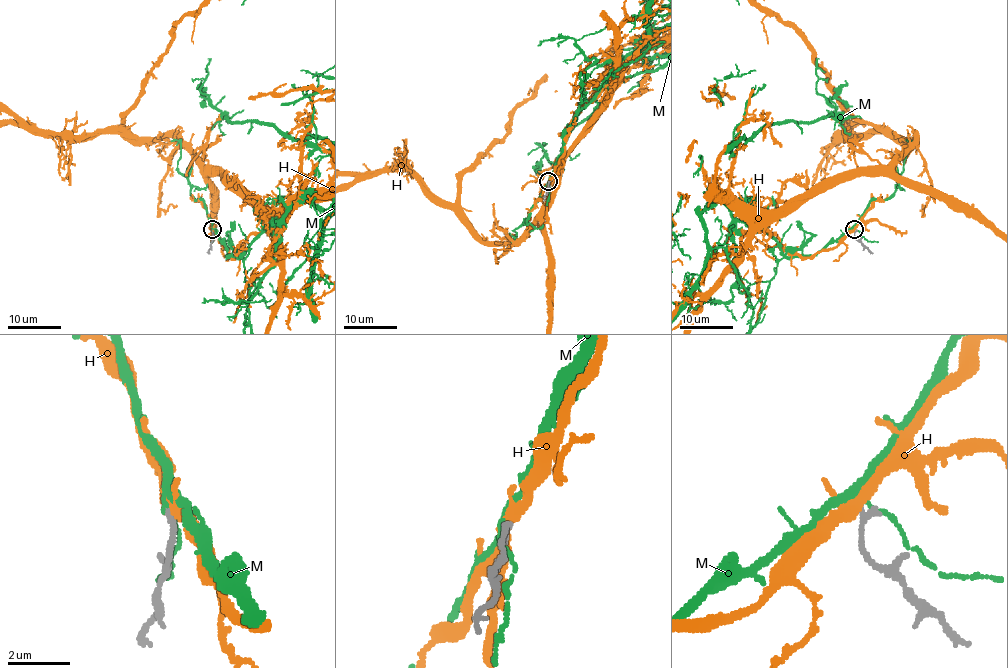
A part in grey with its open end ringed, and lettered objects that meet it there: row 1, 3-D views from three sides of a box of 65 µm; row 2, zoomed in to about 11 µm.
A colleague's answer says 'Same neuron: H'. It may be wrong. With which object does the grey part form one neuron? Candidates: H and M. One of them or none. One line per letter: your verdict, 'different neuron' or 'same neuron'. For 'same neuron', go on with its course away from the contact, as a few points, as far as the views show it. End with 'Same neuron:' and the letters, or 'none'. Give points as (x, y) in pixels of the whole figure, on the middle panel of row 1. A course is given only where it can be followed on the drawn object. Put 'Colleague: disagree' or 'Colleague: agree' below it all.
H: same neuron
M: different neuron
Same neuron: H
Colleague: agree

